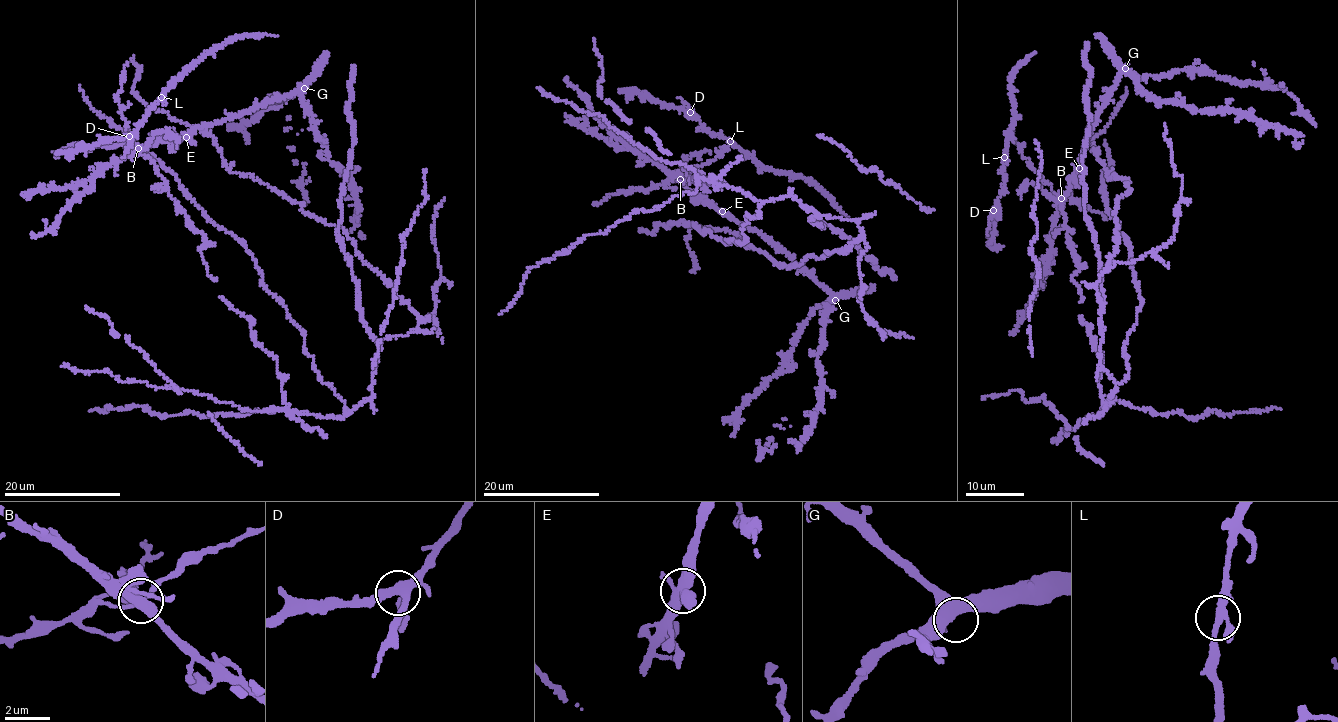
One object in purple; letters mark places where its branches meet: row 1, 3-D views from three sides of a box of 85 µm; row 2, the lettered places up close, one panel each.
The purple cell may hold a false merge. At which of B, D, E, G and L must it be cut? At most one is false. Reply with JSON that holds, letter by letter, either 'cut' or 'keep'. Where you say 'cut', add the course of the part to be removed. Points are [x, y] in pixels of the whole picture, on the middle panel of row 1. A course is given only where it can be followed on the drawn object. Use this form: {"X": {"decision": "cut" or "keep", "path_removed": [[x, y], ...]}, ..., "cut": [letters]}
{"B": {"decision": "cut", "path_removed": [[680, 180], [634, 189], [624, 194], [617, 191], [592, 204]]}, "D": {"decision": "keep"}, "E": {"decision": "keep"}, "G": {"decision": "keep"}, "L": {"decision": "keep"}, "cut": ["B"]}

